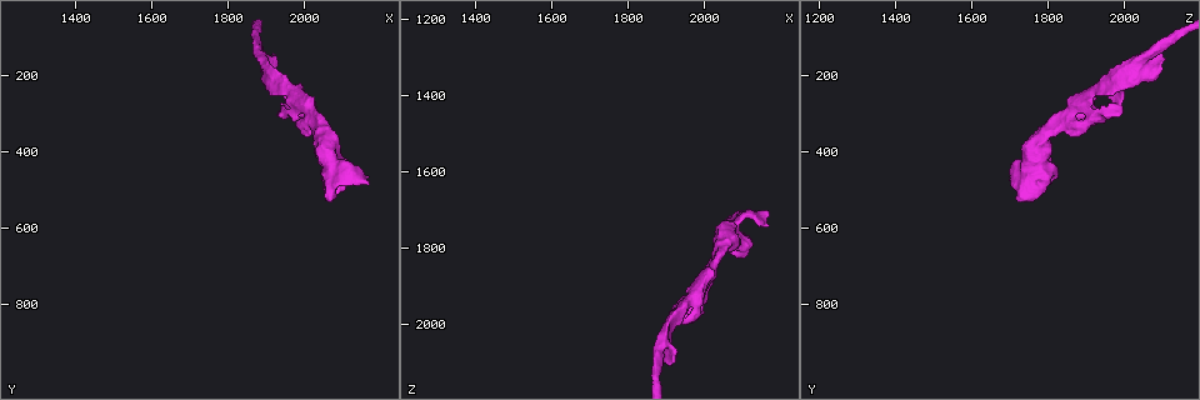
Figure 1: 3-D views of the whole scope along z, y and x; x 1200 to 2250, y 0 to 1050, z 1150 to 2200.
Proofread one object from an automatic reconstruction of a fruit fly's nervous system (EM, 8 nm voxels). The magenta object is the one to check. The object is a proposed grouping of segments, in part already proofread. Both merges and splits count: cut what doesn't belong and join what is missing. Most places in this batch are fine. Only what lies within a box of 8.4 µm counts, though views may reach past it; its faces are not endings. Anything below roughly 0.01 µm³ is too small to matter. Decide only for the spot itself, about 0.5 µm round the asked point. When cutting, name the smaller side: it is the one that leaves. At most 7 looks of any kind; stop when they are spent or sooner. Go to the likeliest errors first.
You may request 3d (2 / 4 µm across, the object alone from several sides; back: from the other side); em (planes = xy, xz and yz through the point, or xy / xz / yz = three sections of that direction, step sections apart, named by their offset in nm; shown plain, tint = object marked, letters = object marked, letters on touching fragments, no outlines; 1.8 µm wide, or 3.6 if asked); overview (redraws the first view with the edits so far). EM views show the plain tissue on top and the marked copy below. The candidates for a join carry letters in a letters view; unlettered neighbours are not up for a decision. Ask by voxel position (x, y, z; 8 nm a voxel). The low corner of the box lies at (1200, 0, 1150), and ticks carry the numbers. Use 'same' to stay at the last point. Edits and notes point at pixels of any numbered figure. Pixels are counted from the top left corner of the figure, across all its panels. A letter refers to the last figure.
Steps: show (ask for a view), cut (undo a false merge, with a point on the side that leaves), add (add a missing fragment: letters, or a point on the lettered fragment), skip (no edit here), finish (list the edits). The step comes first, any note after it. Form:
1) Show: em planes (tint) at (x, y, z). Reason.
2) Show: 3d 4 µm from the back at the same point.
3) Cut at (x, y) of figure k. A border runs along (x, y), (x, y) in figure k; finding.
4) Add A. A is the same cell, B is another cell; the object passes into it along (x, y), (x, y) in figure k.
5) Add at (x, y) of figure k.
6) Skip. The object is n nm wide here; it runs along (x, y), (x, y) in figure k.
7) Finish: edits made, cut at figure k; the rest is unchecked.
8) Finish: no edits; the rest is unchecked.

Show: 3d 4 µm from the back at (2105, 485, 1700). Branch stops here.

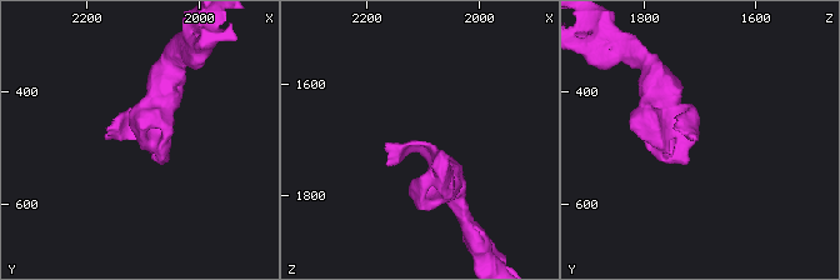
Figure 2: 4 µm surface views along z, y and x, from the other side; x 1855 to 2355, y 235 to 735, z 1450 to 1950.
Show: em planes (letters) at (2115, 485, 1710).

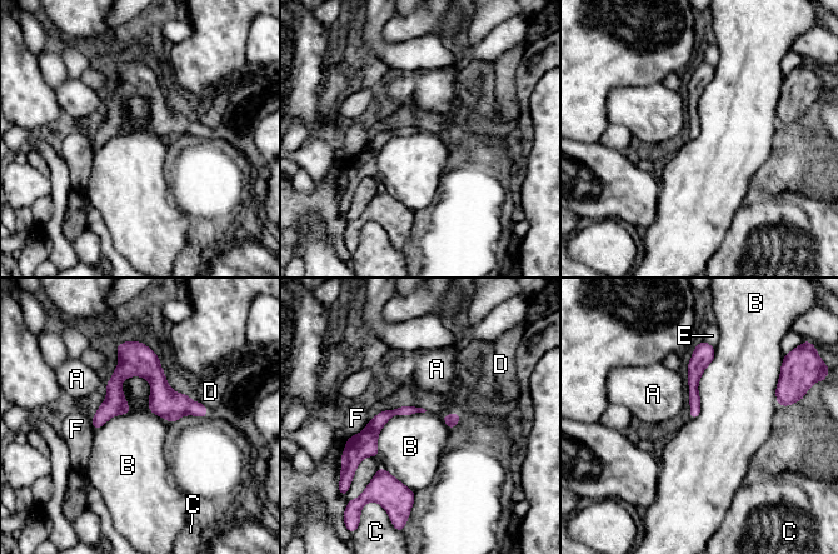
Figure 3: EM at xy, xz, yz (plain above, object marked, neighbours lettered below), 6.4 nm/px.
Skip. A, B, C, D, E and F are other cells; it runs along (128, 344), (178, 404), (203, 414) in figure 3; none of them fits.

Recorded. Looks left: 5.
Show: em xz step 16 (tint) at (1995, 315, 1885). Sudden change in width.

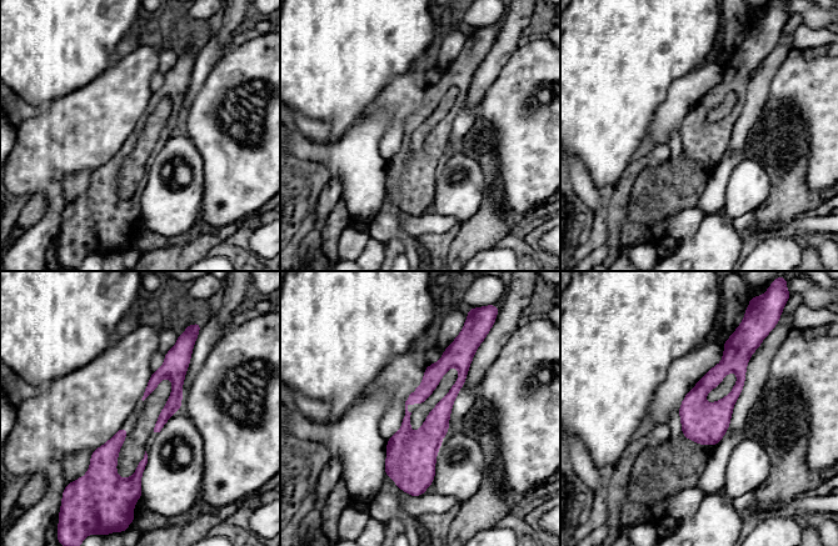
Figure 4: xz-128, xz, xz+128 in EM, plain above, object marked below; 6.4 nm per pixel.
Show: em planes (letters) at the same point.

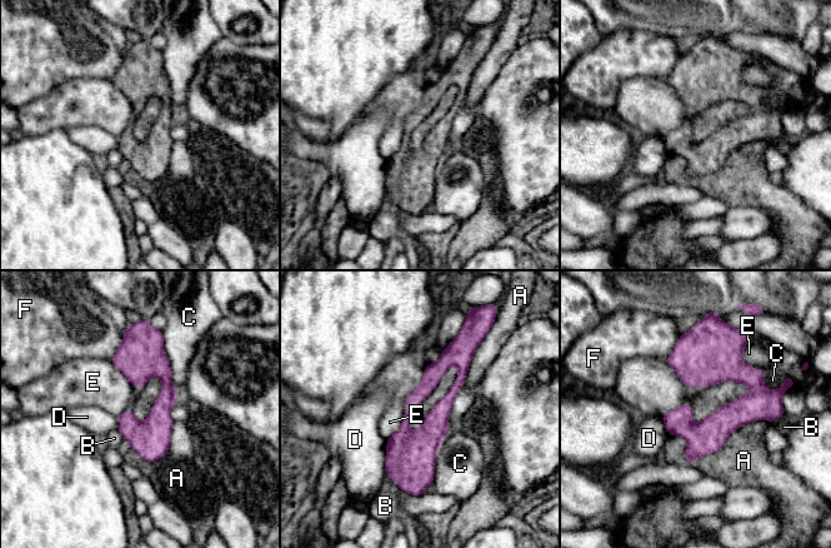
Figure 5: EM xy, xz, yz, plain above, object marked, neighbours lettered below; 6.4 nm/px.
Skip. The longest contact is with C, 460 nm; A, B, C, D, E and F are other cells; it runs along (454, 344), (461, 378), (414, 486) in figure 5; all the same neuron.

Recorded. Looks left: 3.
Show: 3d 2 µm at (1910, 145, 2095). An open end.

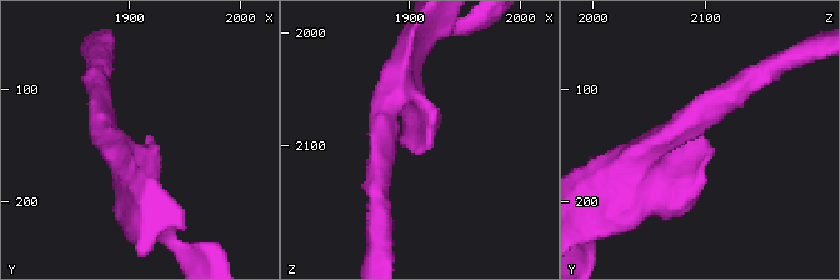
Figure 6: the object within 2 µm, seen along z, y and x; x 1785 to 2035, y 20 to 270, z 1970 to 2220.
Show: em 3.6 µm planes (letters) at (1916, 142, 2094). Now the EM.

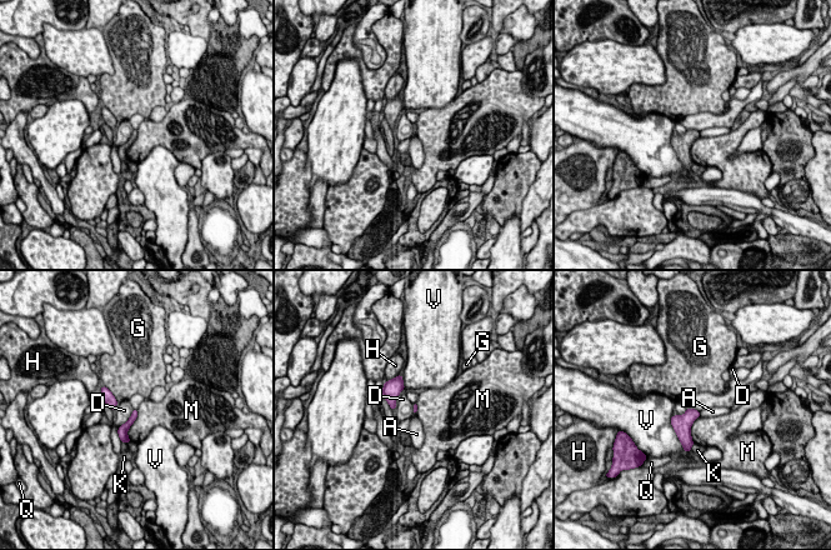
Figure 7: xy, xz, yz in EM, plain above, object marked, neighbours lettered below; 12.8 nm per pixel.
Skip. The longest contact is with V, 500 nm; A, D, G, H, K, M, Q and V are other cells; a border runs along (134, 409), (131, 415), (119, 428) in figure 7; none of them fits.

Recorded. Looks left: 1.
Finish: no edits; the rest is unchecked.

